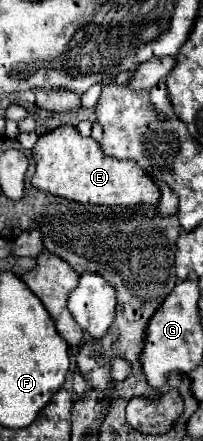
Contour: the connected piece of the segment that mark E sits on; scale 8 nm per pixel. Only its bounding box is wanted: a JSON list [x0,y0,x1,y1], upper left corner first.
[32,126,160,206]

